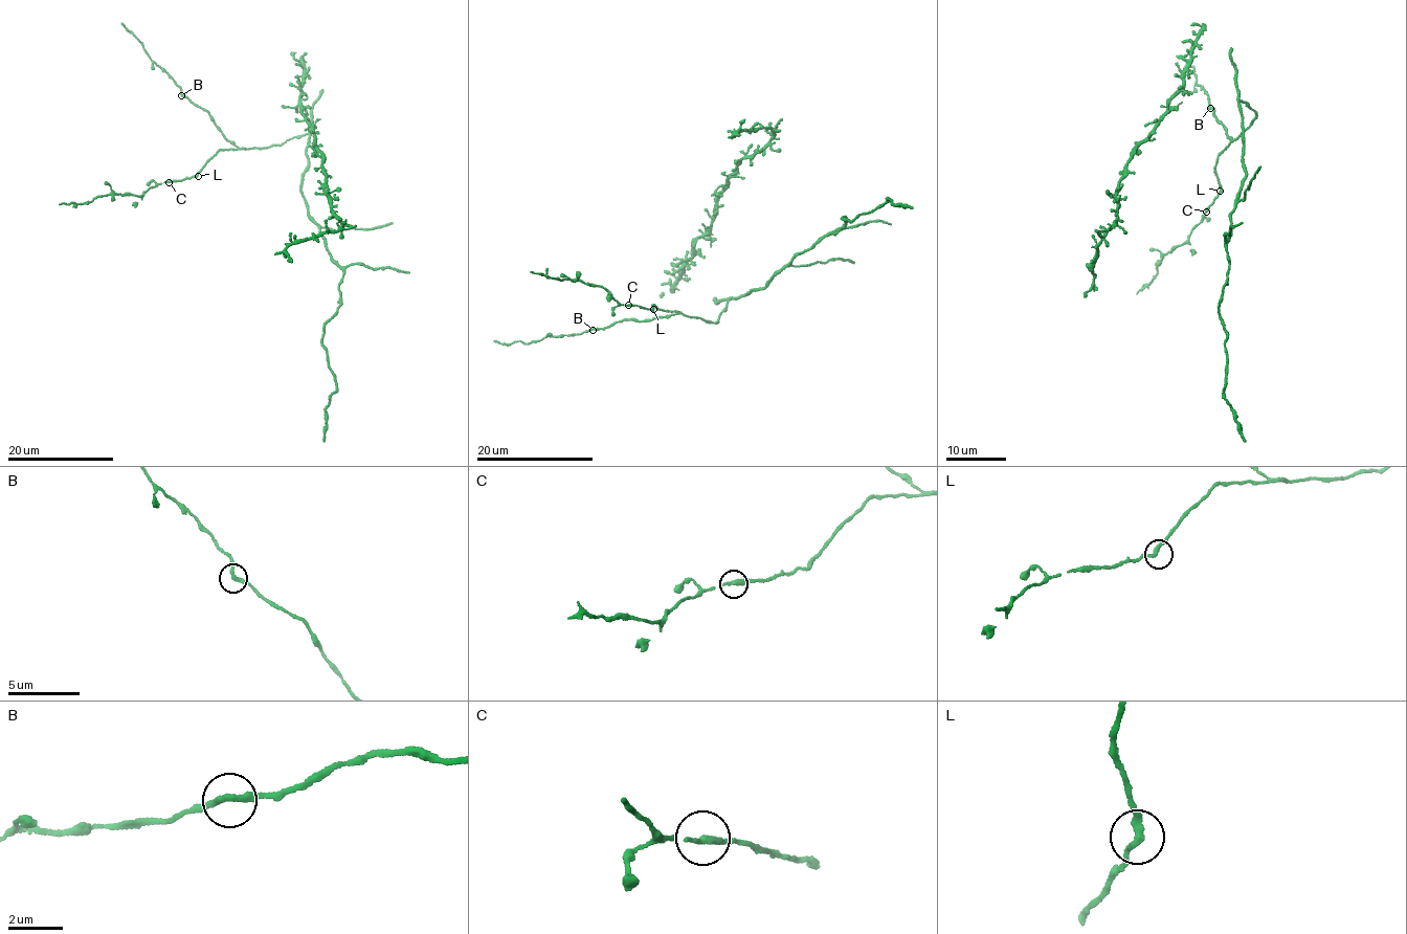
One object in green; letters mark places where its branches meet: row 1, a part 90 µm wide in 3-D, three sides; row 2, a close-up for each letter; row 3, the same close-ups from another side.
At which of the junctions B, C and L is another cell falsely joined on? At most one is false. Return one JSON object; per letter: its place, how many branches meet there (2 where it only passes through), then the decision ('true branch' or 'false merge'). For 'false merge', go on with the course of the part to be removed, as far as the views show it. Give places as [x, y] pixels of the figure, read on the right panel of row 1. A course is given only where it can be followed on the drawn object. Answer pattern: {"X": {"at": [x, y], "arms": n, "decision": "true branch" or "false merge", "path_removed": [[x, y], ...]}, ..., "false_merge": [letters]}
{"B": {"at": [1210, 108], "arms": 2, "decision": "true branch"}, "C": {"at": [1206, 212], "arms": 2, "decision": "true branch"}, "L": {"at": [1220, 191], "arms": 2, "decision": "true branch"}, "false_merge": []}

